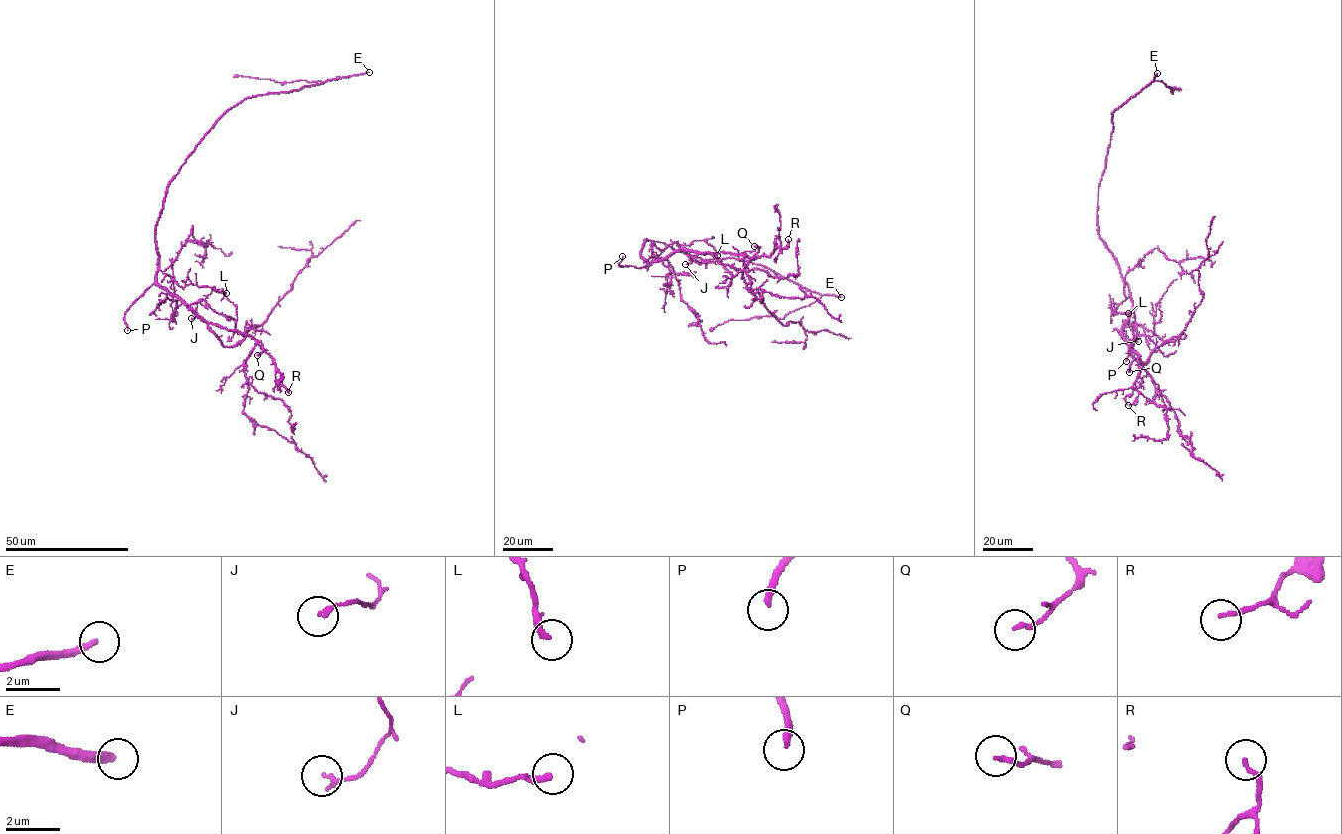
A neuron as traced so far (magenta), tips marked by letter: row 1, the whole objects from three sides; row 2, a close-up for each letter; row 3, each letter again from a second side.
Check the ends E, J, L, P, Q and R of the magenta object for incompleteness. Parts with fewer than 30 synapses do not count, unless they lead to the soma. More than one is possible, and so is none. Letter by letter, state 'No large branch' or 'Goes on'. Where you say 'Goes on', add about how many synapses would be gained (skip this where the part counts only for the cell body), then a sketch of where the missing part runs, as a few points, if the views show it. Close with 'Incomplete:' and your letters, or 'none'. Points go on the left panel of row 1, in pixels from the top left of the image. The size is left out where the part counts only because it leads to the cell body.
E: Goes on. Roughly 120 synapses
J: No large branch
L: No large branch
P: Goes on
Q: No large branch
R: No large branch
Incomplete: E, P

